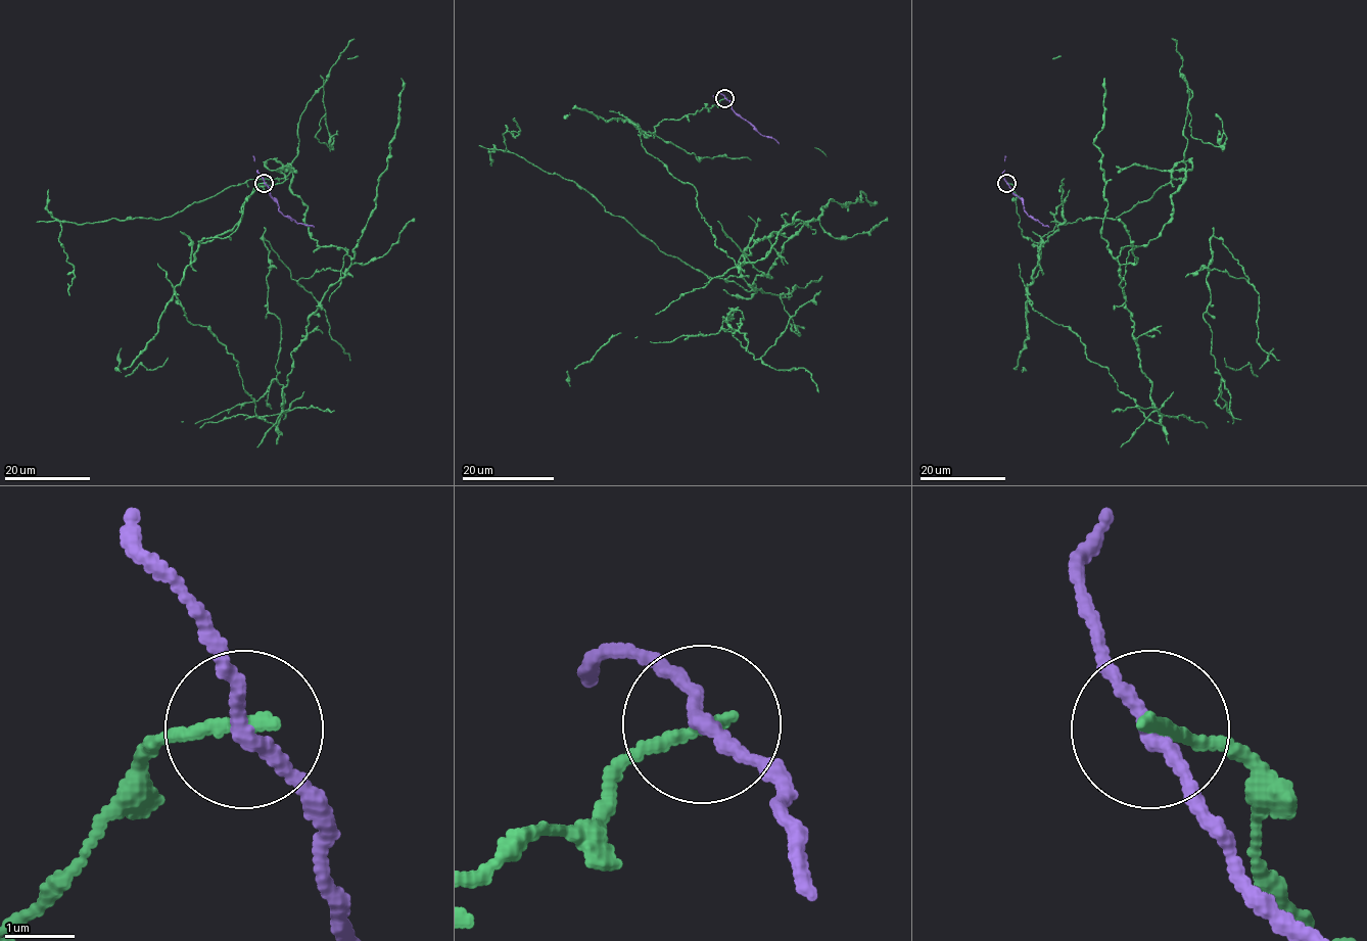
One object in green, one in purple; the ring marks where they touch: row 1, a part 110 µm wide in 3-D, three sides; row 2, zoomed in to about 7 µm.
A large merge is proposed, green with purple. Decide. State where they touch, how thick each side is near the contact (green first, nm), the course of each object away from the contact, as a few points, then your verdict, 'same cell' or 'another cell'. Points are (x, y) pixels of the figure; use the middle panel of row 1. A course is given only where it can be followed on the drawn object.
place (724, 98); calibres 200 and 200 nm; course green (724, 98), (654, 133), (628, 121), (739, 266), (754, 240), (819, 219), (754, 291), (508, 152), (515, 118); course purple (724, 98), (736, 113), (762, 135), (773, 138), (779, 143); another cell

